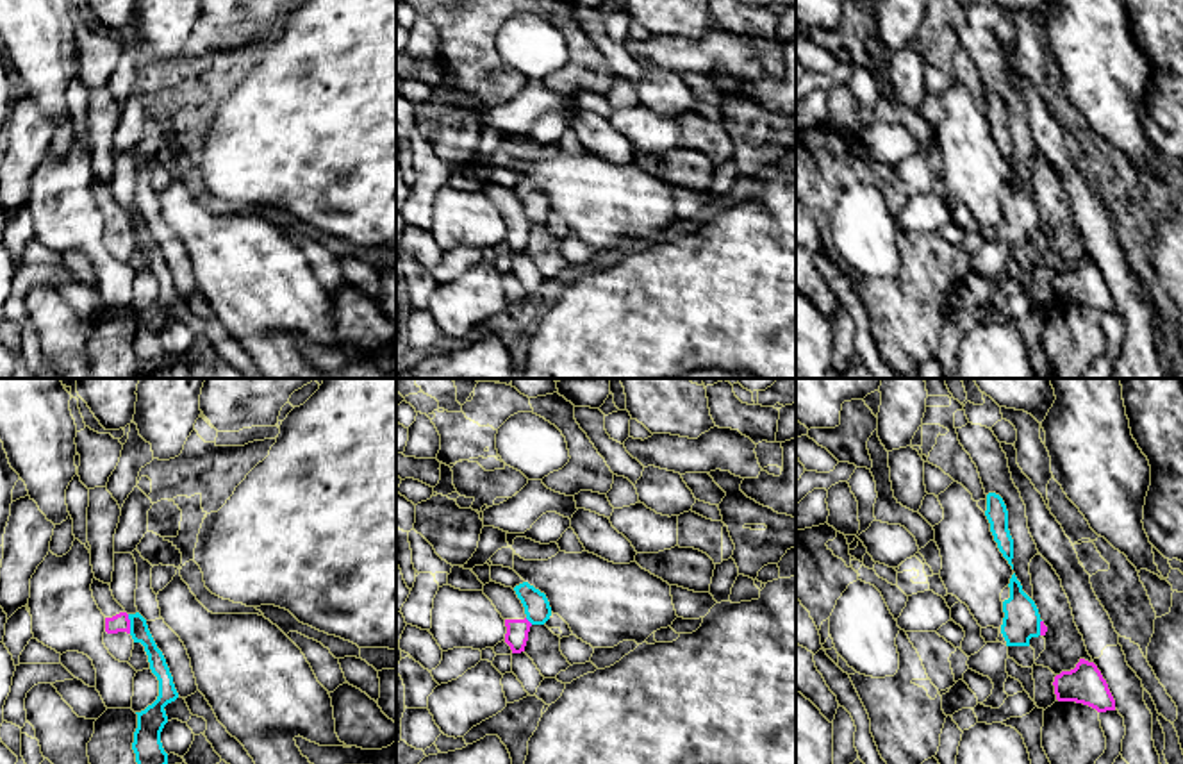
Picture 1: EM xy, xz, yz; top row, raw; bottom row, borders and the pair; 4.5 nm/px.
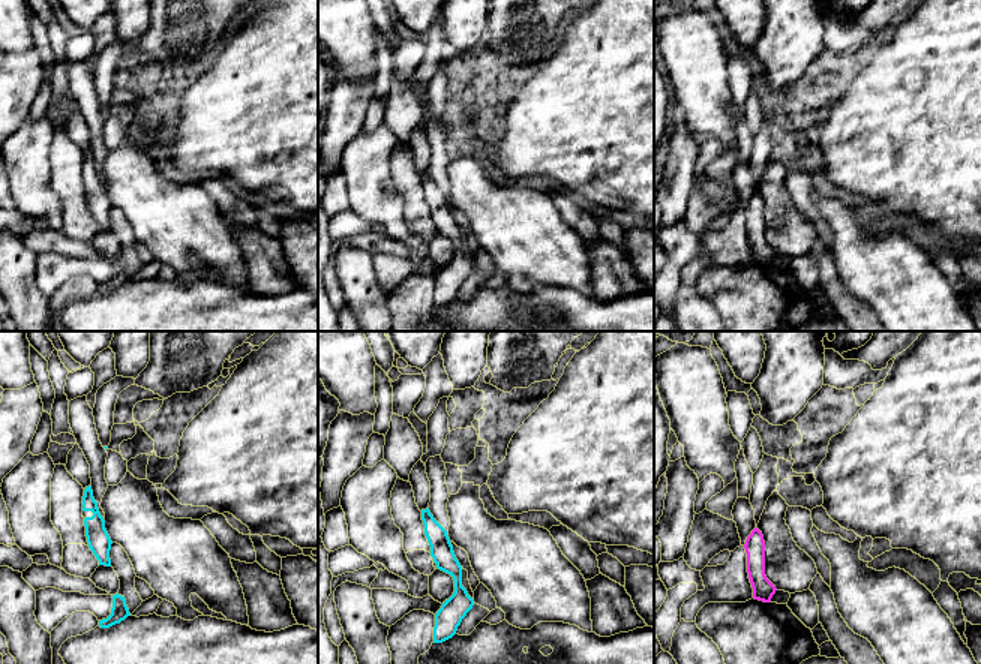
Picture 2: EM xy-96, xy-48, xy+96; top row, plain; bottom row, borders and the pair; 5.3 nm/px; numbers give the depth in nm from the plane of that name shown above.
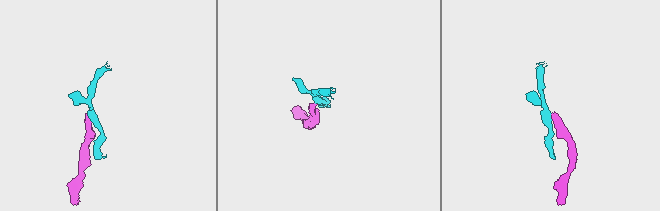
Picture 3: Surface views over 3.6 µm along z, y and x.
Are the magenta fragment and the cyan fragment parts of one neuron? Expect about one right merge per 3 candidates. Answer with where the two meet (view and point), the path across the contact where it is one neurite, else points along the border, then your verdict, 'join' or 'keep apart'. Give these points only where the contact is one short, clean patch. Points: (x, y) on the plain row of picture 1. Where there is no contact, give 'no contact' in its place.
meets magenta in xy at (129, 224); border along xy (127, 215), (131, 232); keep apart

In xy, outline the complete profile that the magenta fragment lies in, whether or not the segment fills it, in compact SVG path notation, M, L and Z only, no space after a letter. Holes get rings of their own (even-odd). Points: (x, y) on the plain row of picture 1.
M93 179L91 191L98 209L105 216L105 232L103 232L105 248L116 261L128 262L134 250L128 214L114 200L109 184Z

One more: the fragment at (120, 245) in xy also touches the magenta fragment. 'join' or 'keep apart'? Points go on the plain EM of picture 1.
join

